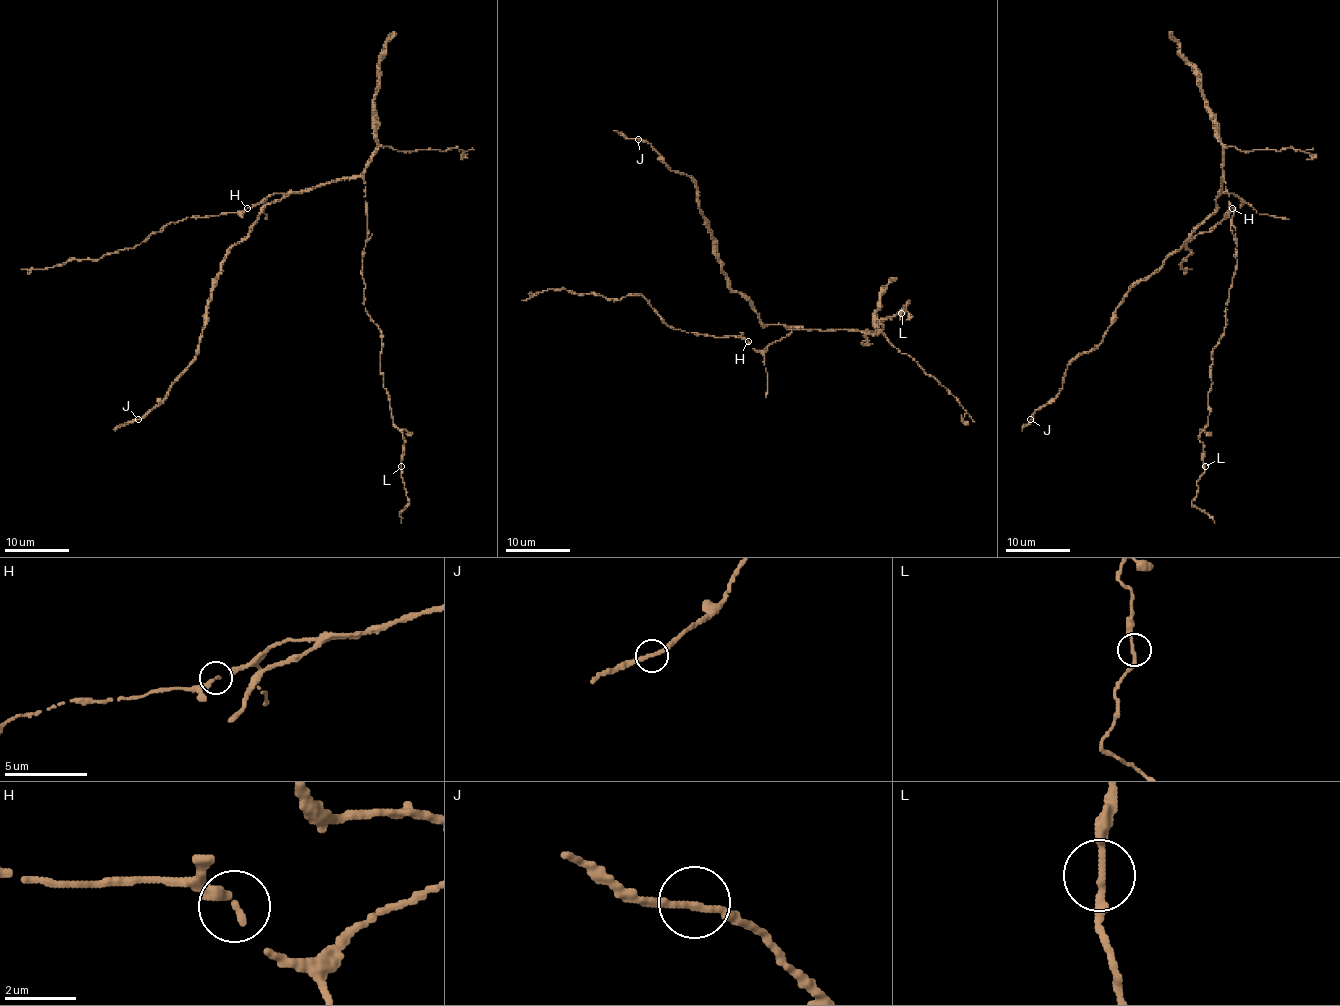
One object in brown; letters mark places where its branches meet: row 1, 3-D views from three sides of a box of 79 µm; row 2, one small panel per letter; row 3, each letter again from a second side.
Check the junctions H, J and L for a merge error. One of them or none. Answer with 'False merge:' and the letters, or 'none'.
False merge: none

